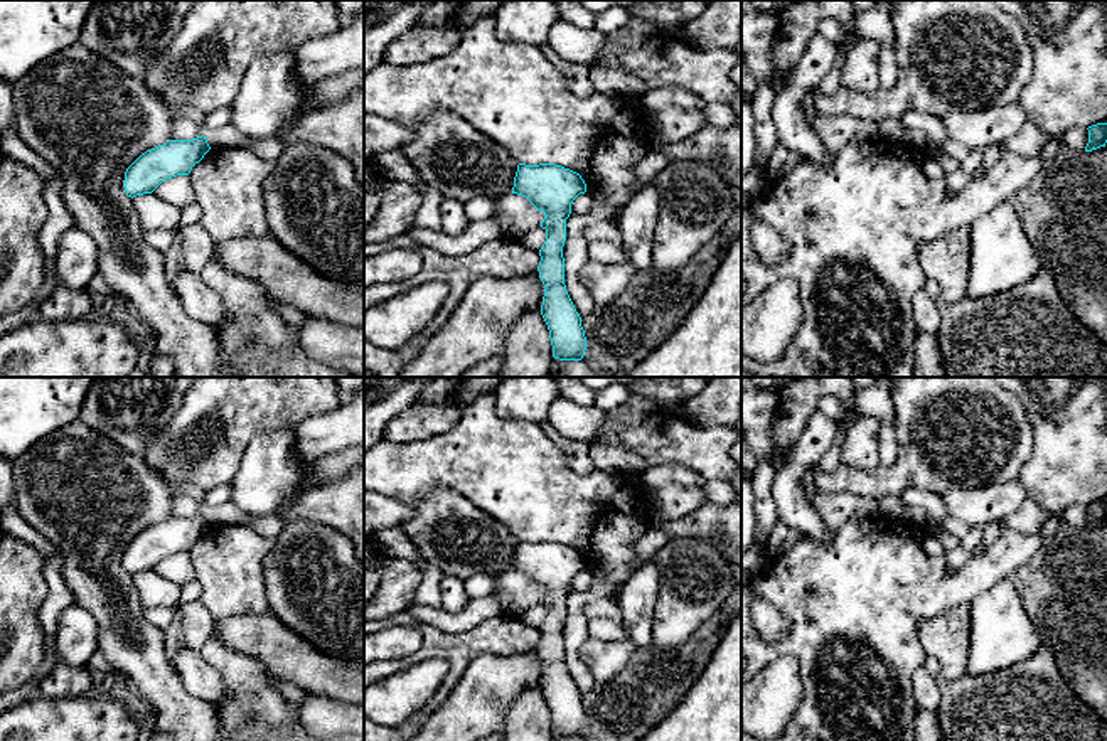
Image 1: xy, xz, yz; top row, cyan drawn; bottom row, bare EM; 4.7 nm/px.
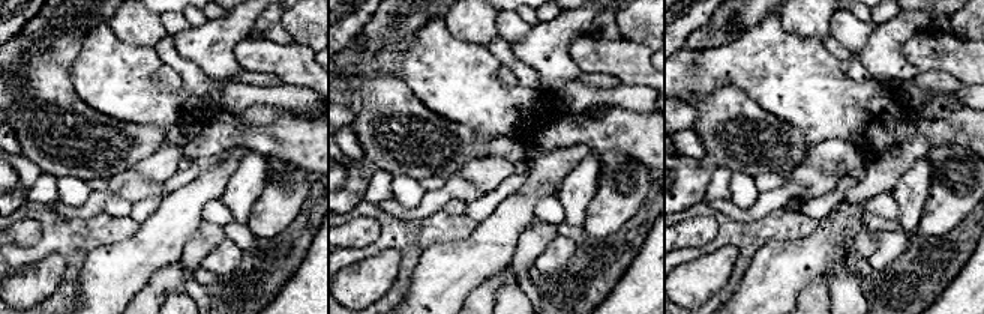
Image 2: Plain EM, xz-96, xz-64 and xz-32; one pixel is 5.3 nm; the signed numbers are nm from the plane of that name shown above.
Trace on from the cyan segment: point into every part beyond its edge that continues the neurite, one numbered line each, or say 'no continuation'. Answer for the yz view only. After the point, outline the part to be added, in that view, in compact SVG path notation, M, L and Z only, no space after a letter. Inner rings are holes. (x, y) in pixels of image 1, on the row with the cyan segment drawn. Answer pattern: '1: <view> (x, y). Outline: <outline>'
no continuation

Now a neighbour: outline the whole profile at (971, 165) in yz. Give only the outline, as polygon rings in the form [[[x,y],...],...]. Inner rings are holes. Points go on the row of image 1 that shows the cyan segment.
[[[972,148],[969,155],[960,162],[960,170],[965,173],[967,179],[981,173],[984,150]]]

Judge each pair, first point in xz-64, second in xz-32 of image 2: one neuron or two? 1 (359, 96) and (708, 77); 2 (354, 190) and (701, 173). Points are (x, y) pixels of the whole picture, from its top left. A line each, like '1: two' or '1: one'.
1: two
2: one

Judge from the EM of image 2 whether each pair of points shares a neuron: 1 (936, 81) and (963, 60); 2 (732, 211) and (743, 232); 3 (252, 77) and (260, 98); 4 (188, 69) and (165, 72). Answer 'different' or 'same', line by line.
1: different
2: different
3: different
4: different

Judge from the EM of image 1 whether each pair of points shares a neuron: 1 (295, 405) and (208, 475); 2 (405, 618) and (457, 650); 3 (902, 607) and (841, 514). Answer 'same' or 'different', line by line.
1: same
2: same
3: different

